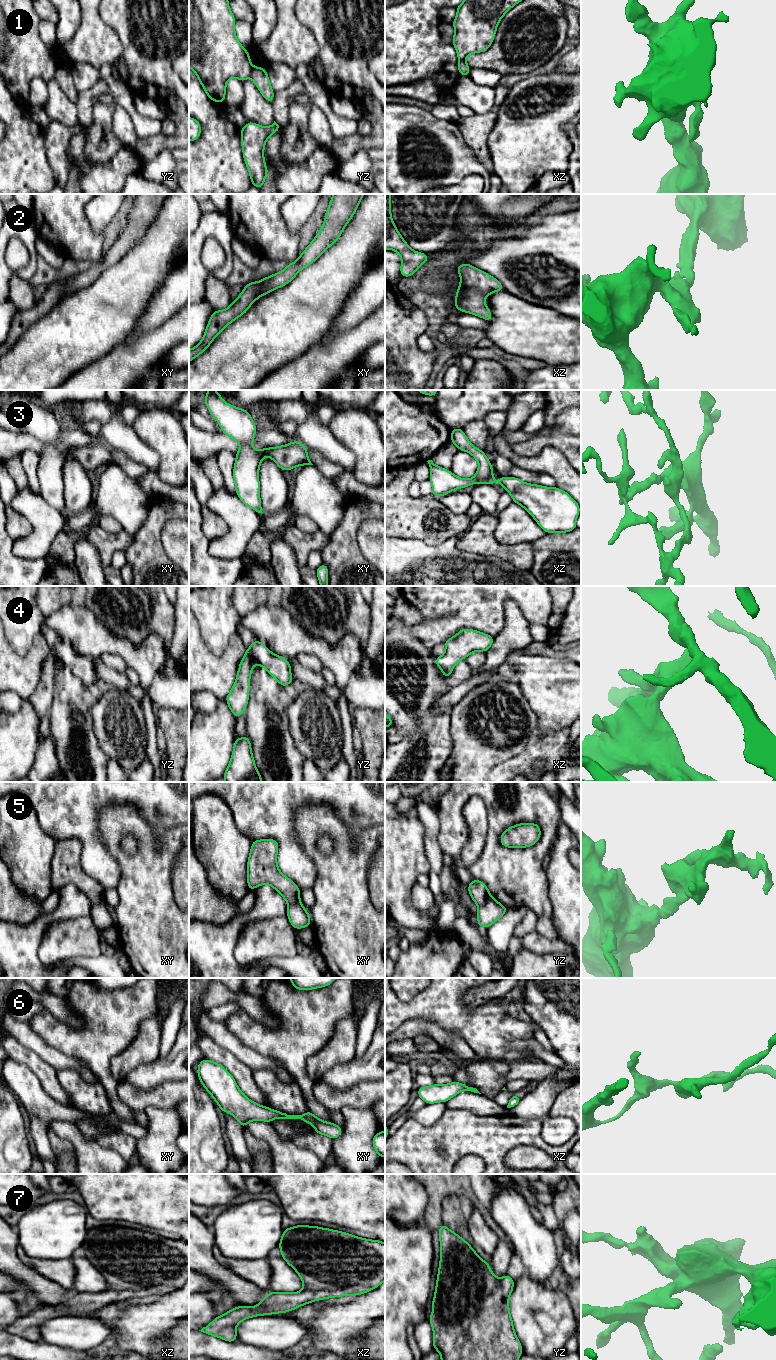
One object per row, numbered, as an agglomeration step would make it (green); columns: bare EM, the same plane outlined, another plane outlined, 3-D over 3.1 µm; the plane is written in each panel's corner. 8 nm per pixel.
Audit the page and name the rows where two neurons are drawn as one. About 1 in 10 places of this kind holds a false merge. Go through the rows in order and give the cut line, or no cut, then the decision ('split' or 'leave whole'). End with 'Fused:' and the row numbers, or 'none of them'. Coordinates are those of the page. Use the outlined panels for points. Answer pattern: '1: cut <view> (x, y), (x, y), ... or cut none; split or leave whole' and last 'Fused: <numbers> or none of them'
1: cut yz (252, 68), (249, 76); split
2: cut none; leave whole
3: cut none; leave whole
4: cut none; leave whole
5: cut yz (491, 896), (479, 907); split
6: cut none; leave whole
7: cut none; leave whole
Fused: 1, 5

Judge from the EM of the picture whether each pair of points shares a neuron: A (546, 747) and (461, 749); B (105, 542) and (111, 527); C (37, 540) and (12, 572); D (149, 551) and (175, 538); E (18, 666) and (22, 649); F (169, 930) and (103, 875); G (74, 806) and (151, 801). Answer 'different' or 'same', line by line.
A: same
B: different
C: different
D: different
E: different
F: different
G: same

